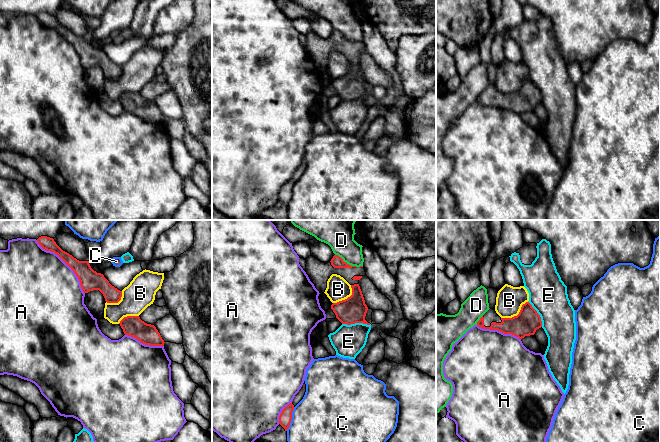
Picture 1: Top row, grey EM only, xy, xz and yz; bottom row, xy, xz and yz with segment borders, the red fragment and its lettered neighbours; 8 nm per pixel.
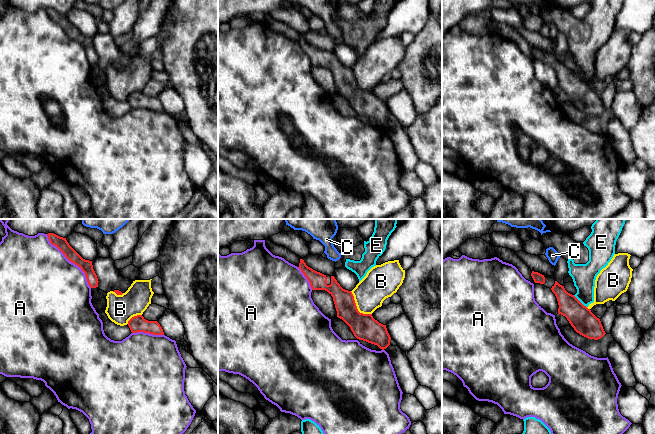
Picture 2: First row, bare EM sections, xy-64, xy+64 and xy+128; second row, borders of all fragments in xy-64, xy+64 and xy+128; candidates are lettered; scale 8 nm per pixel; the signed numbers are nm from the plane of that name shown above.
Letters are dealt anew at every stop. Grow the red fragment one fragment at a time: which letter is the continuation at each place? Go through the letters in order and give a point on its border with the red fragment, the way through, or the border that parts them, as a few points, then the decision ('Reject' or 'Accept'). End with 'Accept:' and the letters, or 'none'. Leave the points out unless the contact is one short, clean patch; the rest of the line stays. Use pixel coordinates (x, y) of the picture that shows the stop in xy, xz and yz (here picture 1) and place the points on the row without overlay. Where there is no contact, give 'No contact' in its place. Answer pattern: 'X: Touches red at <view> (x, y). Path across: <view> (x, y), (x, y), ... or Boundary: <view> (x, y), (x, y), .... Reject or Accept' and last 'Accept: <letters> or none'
A: Touches red at xy (65, 38). Reject
B: Touches red at yz (517, 91). Reject
C: Touches red at xz (291, 195). Reject
D: Touches red at xz (345, 38). Boundary: xz (335, 30), (347, 39), (356, 42). Reject
E: Touches red at xz (356, 98). Reject
Accept: none

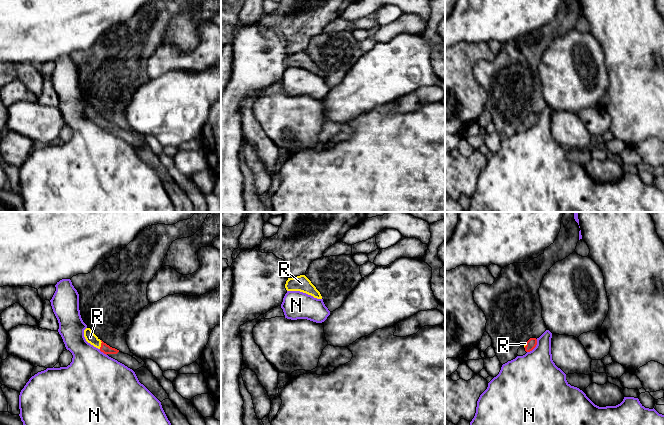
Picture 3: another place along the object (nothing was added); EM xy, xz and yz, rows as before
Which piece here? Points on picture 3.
N: Touches red at yz (534, 123). Reject
R: Touches red at xy (101, 120). Path across: xy (106, 125), (101, 120), (95, 118), (90, 113). Accept
Accept: R

